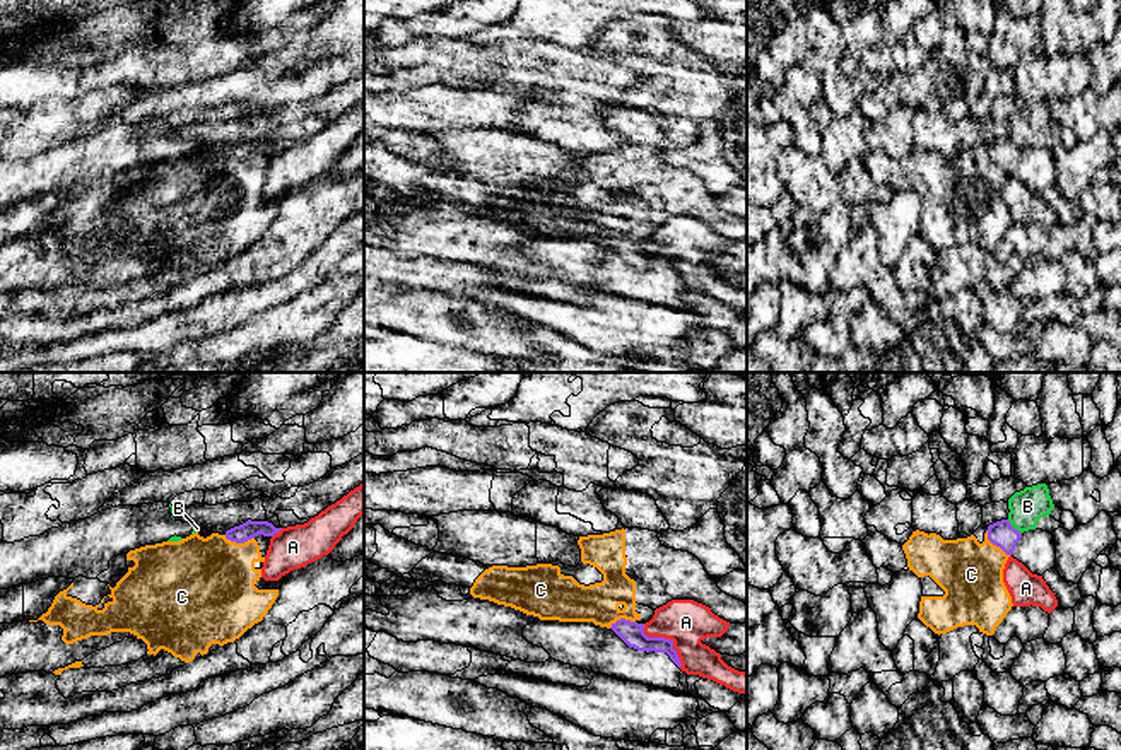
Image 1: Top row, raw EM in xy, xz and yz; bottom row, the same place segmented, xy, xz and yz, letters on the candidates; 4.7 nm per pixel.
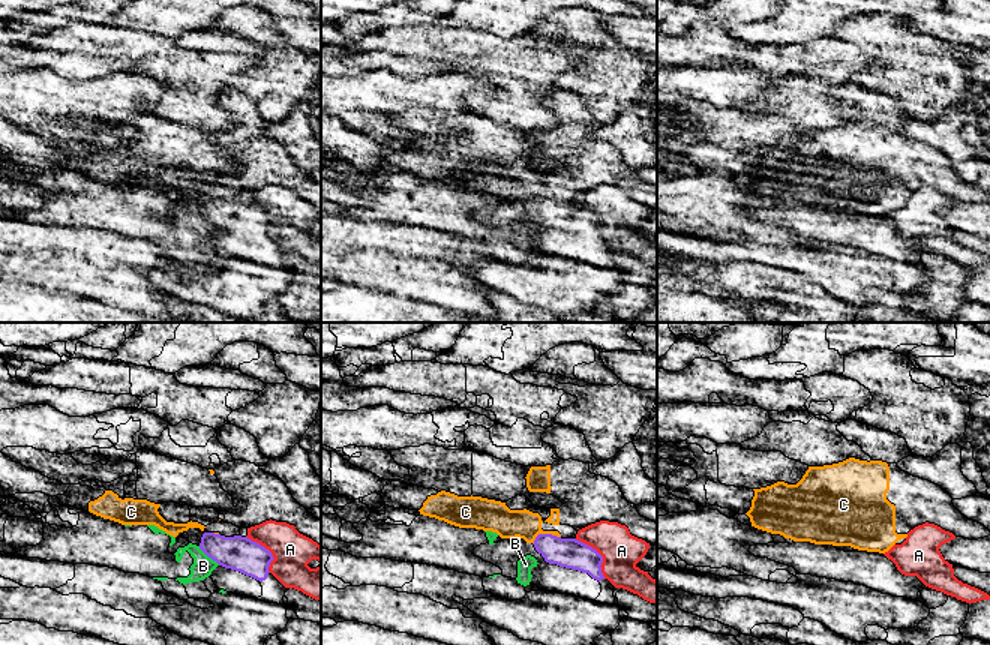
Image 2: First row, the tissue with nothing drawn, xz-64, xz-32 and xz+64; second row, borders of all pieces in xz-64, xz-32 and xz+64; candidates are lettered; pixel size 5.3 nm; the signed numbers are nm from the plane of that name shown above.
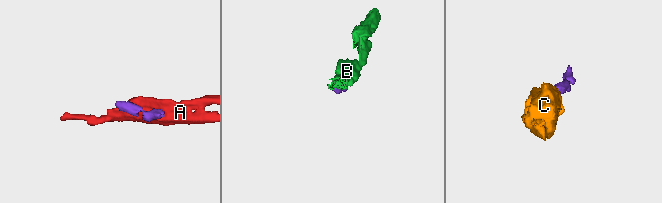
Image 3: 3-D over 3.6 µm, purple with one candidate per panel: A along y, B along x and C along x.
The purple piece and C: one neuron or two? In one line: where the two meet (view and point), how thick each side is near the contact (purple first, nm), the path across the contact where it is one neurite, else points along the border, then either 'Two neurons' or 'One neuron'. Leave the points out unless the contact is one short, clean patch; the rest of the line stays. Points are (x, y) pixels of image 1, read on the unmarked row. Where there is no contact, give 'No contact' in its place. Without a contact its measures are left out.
Touches purple at xy (240, 159). Thickness 90 nm (purple) against 440 nm. Boundary: xy (224, 152), (234, 159), (246, 159), (253, 154). Two neurons

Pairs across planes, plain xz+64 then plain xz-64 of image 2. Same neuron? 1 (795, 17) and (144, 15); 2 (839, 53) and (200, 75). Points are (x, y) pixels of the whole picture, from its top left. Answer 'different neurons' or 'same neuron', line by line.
1: same neuron
2: same neuron

